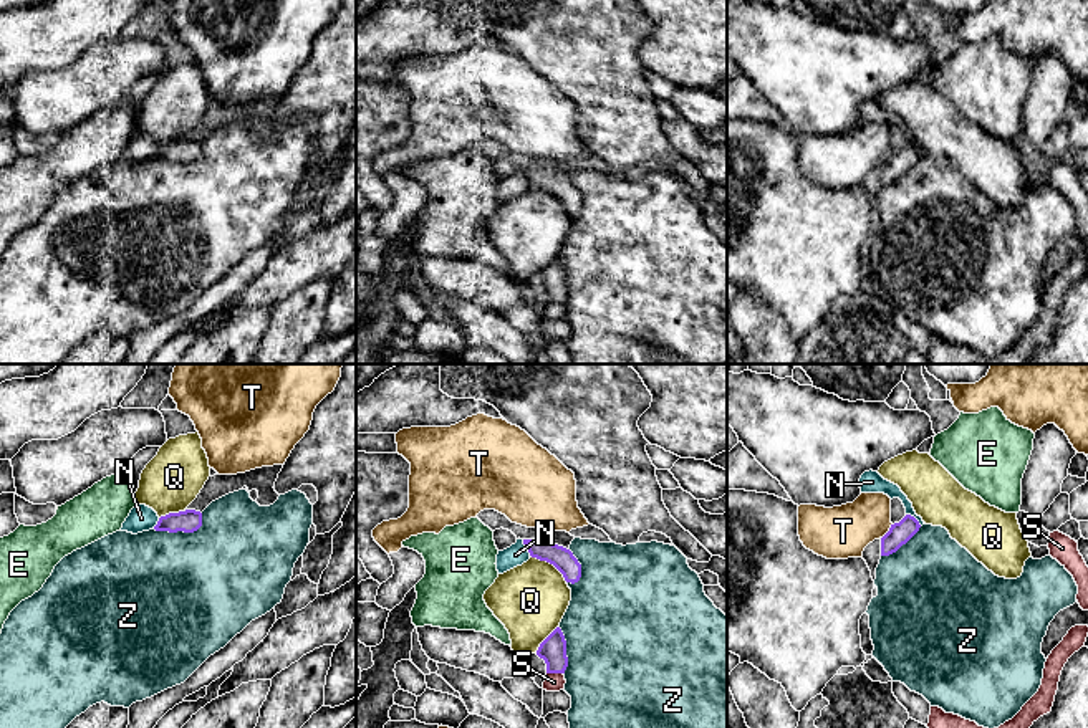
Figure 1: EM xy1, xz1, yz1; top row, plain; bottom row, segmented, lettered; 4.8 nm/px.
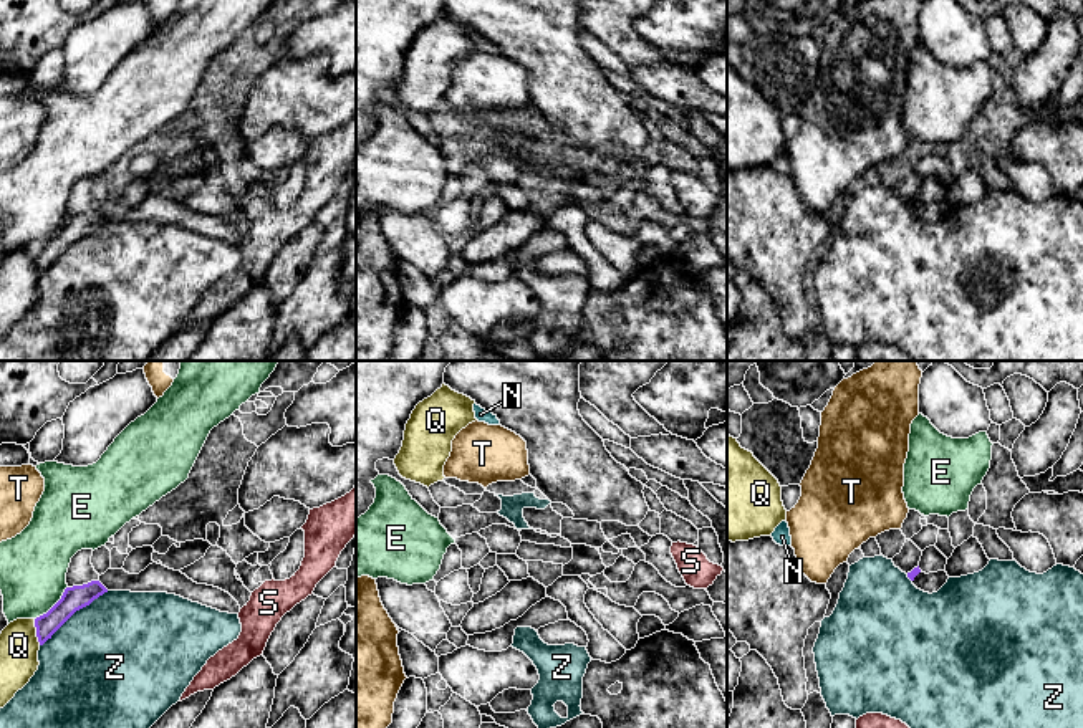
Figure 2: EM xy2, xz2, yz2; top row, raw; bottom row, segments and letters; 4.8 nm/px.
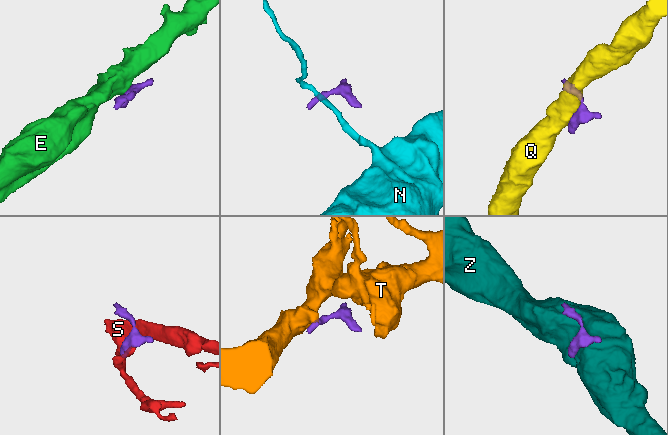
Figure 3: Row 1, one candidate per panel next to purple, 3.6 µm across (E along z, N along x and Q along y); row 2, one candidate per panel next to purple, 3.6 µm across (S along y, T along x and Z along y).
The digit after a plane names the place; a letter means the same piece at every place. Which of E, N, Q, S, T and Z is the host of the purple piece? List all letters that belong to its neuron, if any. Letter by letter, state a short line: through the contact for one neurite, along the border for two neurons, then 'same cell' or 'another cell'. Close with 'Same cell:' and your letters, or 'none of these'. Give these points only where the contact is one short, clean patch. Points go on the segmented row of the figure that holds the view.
E: line xy2 (67, 586), (63, 594), (35, 619); another cell
N: line yz1 (906, 513), (921, 525); another cell
Q: another cell
S: line xz1 (547, 672), (562, 674); another cell
T: line yz1 (891, 523), (881, 538); another cell
Z: another cell
Same cell: none of these

